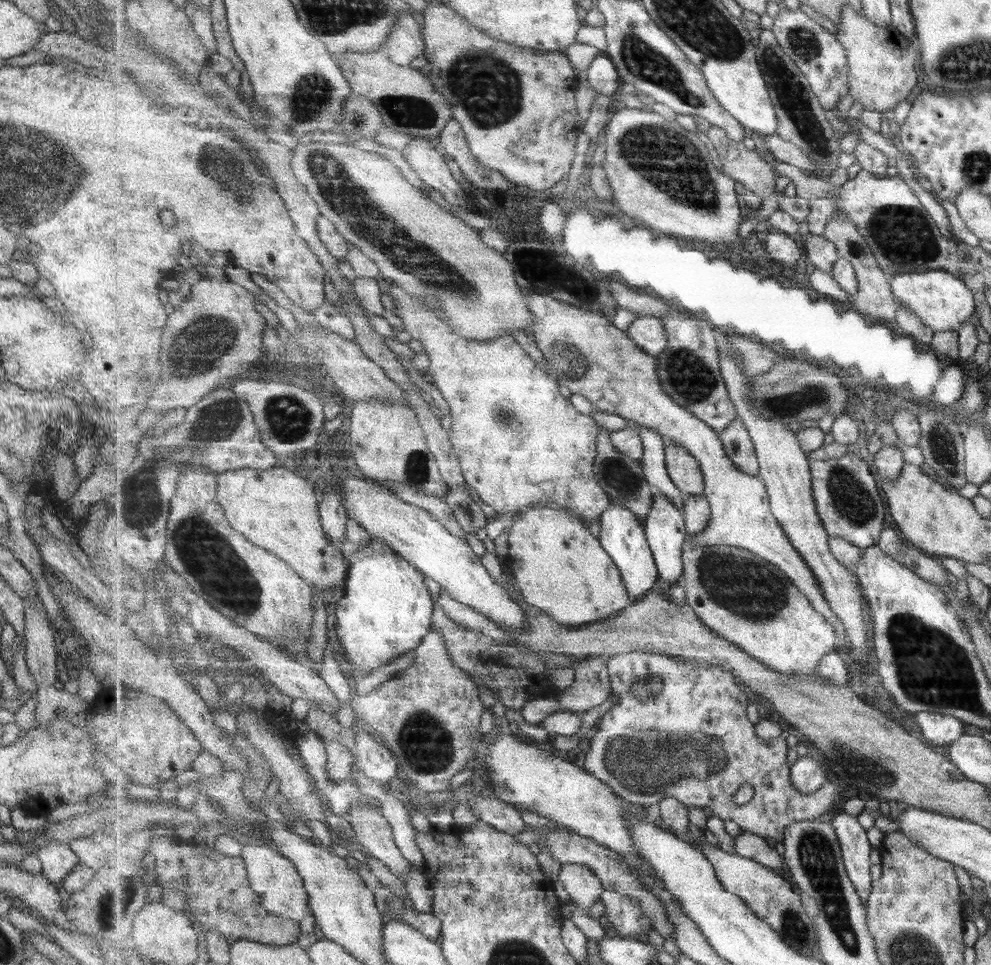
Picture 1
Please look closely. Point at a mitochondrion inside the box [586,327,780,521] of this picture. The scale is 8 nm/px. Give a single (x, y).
(691, 377)

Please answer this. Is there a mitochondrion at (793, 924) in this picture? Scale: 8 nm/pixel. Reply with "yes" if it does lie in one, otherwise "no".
yes

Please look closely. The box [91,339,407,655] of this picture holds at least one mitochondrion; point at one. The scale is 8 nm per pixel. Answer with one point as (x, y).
(205, 552)

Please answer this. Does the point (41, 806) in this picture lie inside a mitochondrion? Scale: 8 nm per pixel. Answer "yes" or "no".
no

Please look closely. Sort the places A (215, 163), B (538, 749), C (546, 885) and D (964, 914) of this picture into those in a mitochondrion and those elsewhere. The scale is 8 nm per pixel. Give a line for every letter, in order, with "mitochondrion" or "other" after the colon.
A: mitochondrion
B: other
C: other
D: other

